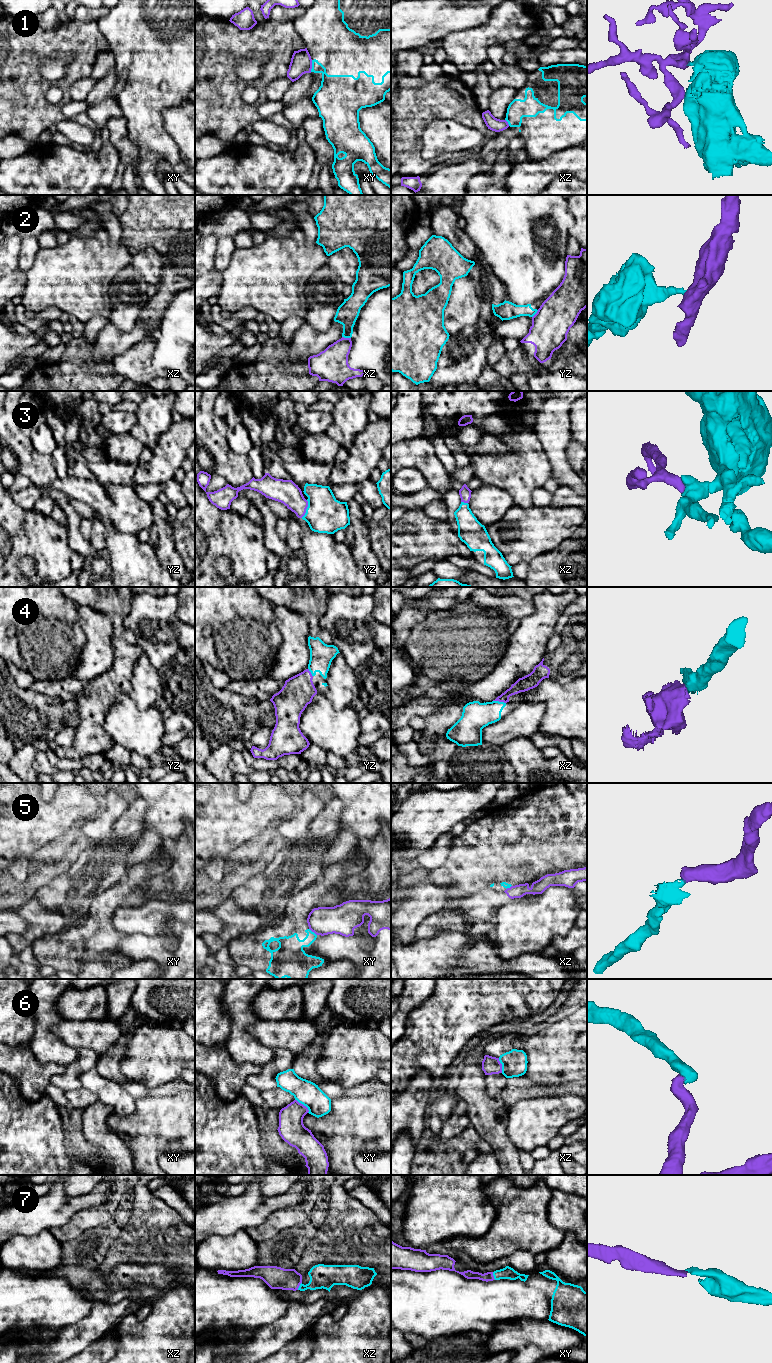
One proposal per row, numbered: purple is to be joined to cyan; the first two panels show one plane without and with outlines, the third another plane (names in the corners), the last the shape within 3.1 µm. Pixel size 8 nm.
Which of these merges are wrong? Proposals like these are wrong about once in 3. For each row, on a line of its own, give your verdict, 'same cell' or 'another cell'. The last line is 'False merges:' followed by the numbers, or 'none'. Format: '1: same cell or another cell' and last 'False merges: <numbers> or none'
1: another cell
2: another cell
3: same cell
4: same cell
5: another cell
6: another cell
7: same cell
False merges: 1, 2, 5, 6

